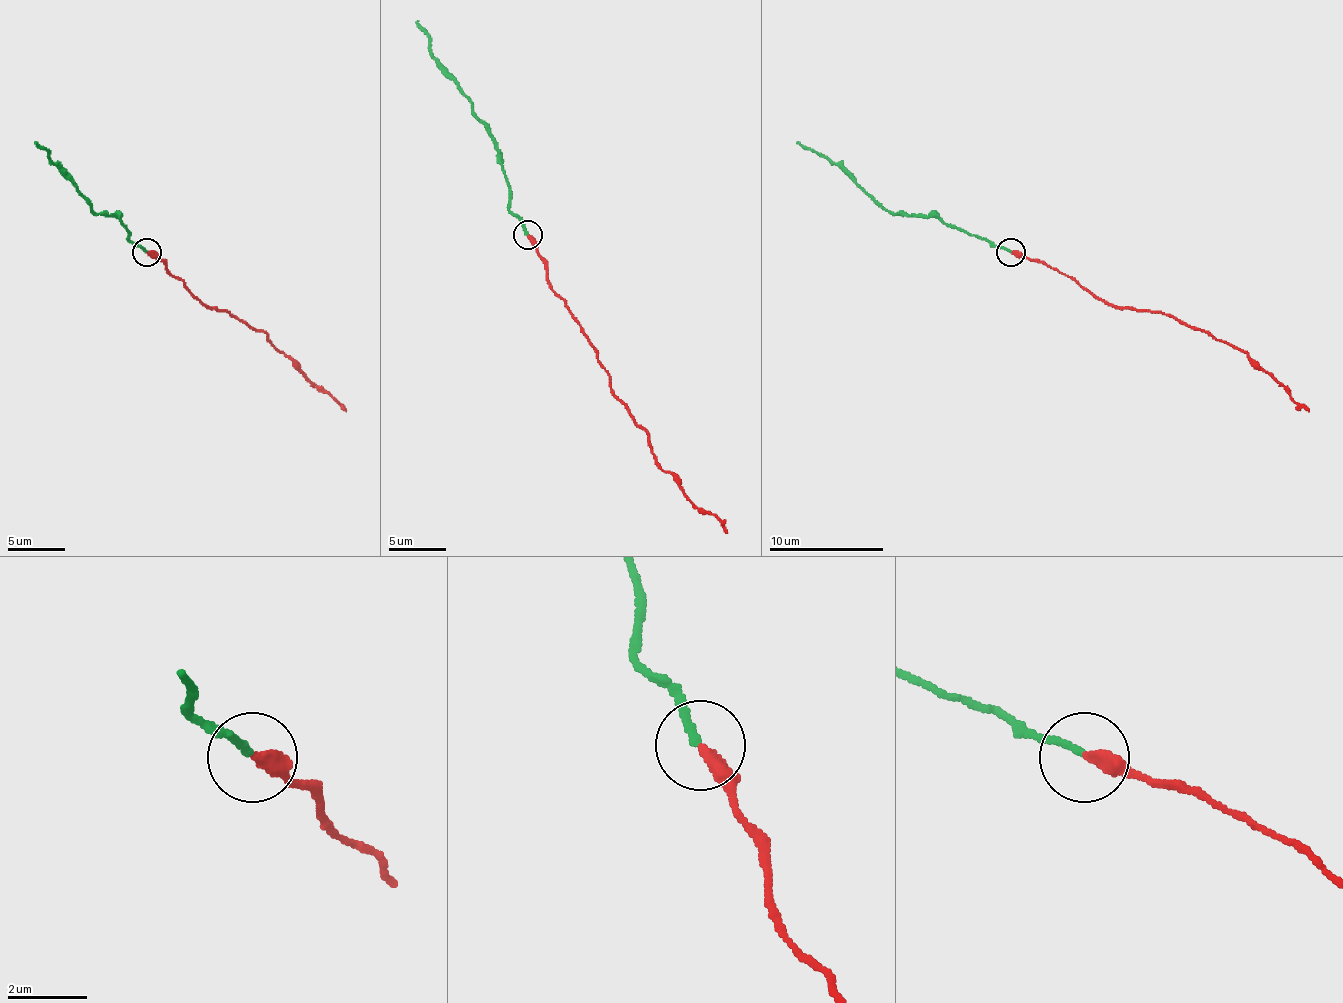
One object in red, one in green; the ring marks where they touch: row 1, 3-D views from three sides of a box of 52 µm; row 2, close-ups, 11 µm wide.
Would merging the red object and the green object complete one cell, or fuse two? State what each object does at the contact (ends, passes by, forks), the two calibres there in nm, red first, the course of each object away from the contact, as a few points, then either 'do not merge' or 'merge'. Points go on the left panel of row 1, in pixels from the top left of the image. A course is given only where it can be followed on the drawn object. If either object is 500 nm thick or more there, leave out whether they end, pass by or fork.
red ends; green ends; calibres 340 and 180 nm; course red (146, 253), (166, 264), (206, 307), (229, 313), (266, 336), (346, 411); course green (146, 253), (128, 238), (117, 216), (100, 216), (91, 207), (37, 141); do not merge

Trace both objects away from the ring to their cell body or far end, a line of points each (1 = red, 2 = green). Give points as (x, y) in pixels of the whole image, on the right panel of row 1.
1: (1011, 253), (1057, 267), (1114, 307), (1166, 313), (1209, 336), (1240, 347), (1309, 411)
2: (1011, 253), (985, 238), (968, 236), (933, 216), (896, 216), (879, 207), (836, 164), (796, 141)

